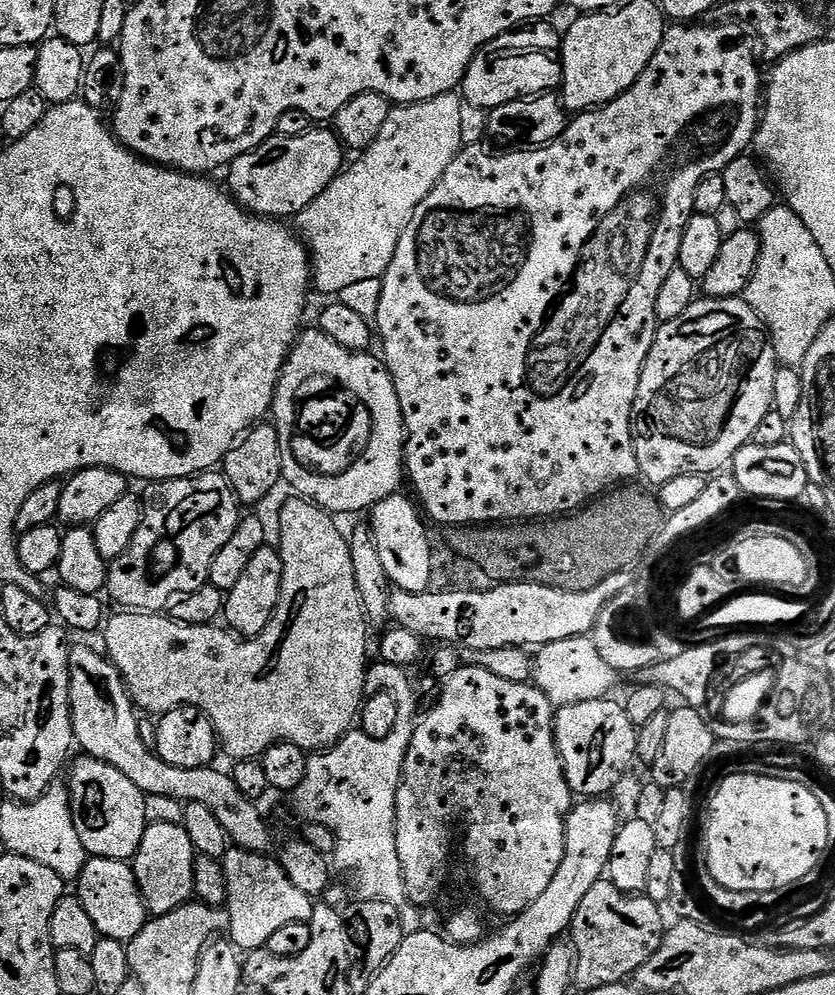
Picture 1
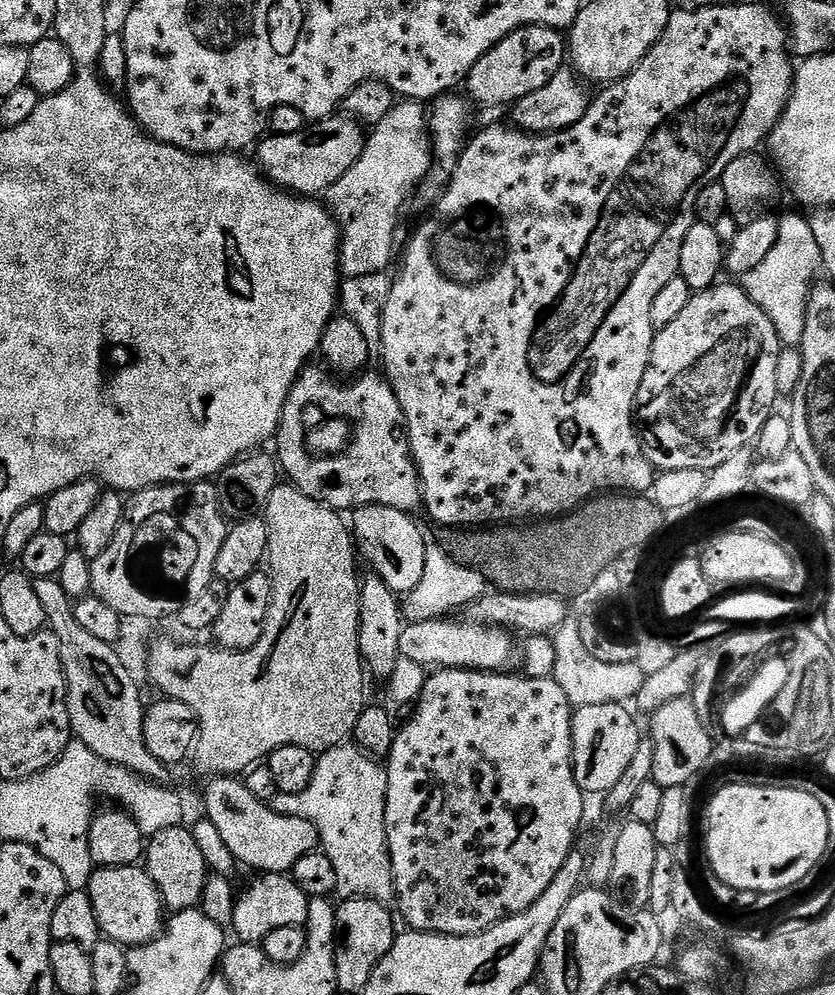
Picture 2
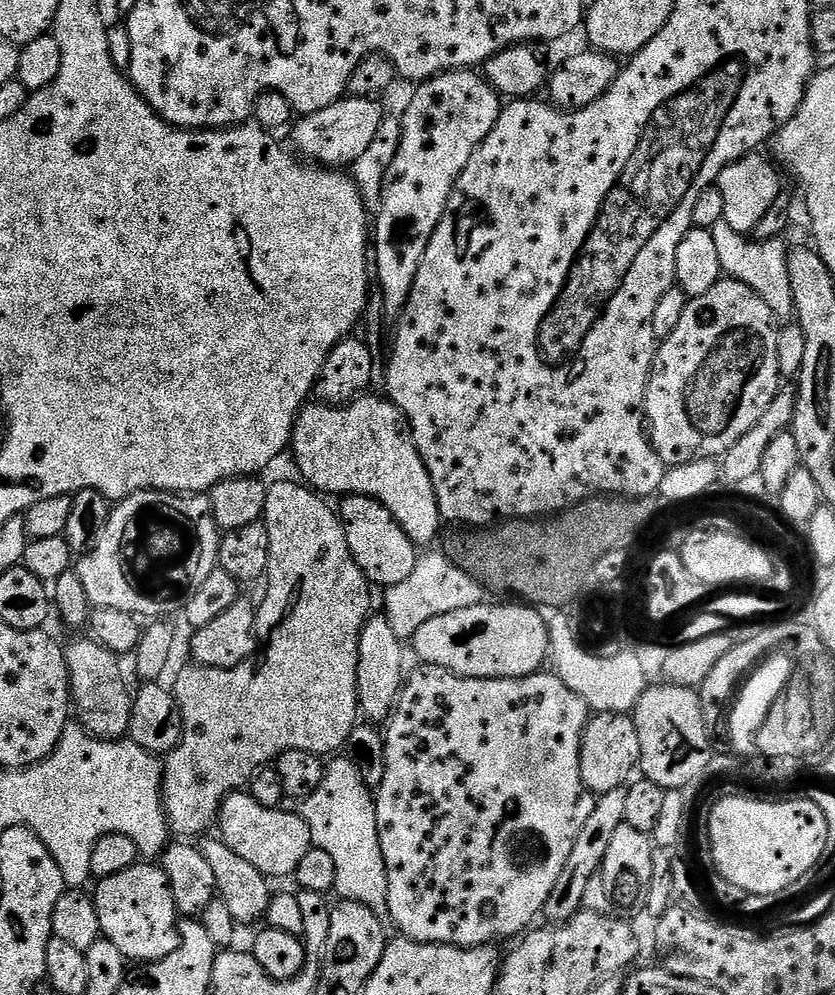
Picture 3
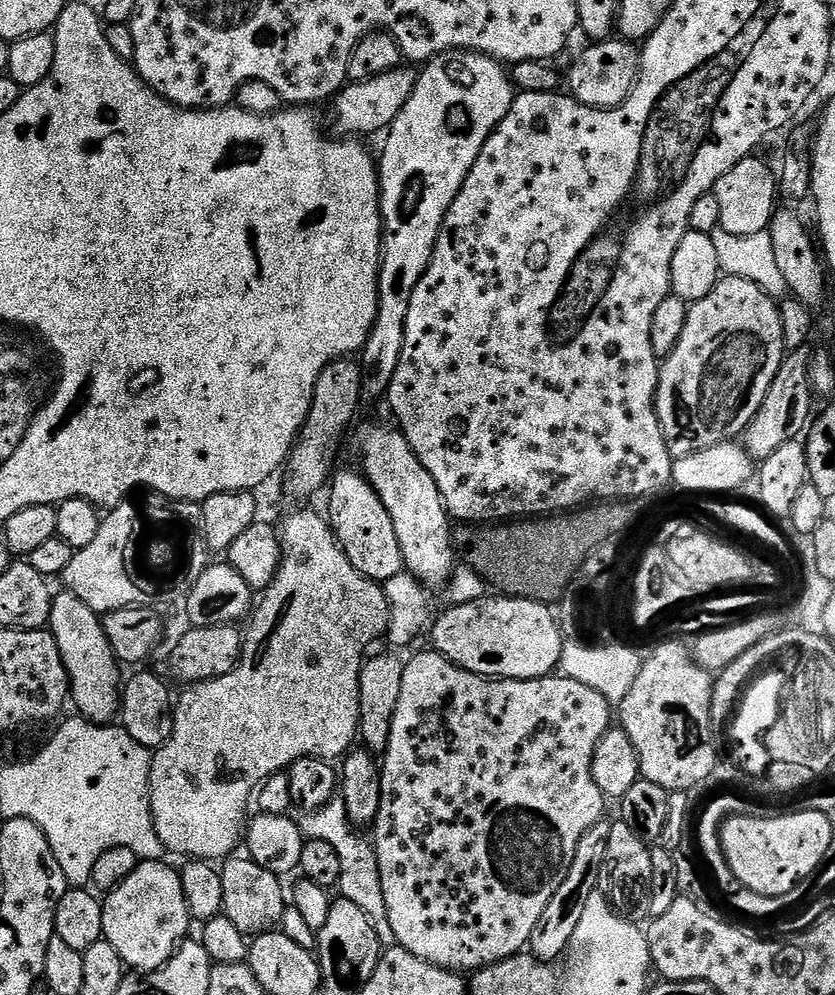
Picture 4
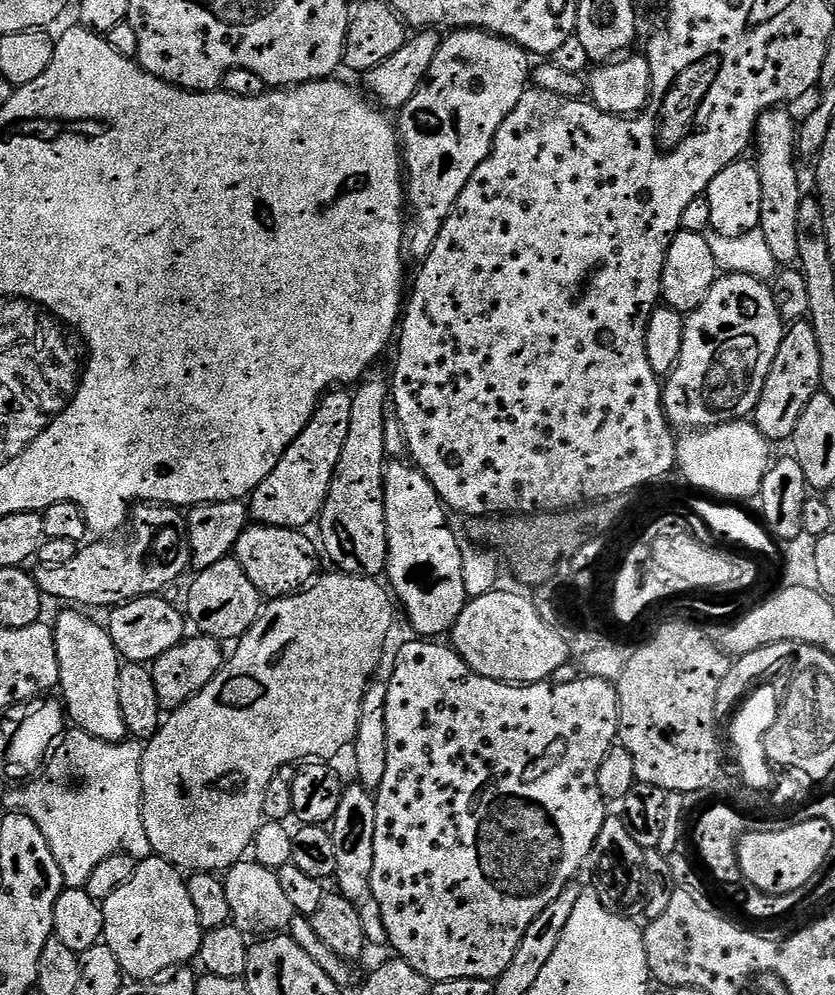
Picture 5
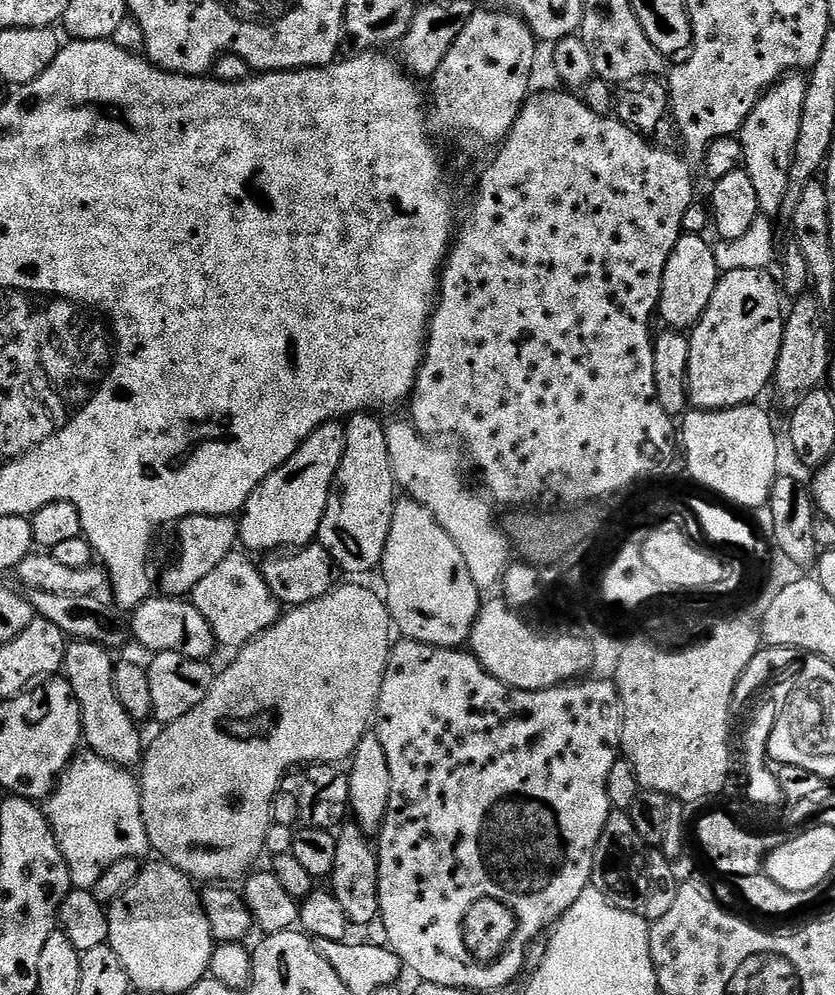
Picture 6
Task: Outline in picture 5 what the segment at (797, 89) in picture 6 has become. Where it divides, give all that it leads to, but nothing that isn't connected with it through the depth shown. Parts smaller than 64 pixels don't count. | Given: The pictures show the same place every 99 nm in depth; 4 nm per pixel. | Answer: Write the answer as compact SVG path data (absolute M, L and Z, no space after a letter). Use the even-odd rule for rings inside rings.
M787 107L771 108L756 124L754 163L761 176L761 216L758 229L766 238L777 265L792 266L800 259L798 250L798 206L802 199L800 176L796 173L797 121L792 121Z

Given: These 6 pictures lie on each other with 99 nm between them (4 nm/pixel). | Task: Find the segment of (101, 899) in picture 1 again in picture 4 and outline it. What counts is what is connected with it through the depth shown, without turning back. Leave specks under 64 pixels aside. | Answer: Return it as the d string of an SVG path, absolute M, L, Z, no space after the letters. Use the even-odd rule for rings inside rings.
M164 860L137 863L134 874L107 893L102 903L103 939L118 950L124 965L137 973L161 968L189 935L190 917L186 894L182 894L182 878Z

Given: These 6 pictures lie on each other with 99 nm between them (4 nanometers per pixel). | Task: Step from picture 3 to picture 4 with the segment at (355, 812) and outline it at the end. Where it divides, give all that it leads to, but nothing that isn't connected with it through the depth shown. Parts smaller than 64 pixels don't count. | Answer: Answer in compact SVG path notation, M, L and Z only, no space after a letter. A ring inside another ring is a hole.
M333 798L328 804L313 812L298 808L291 813L291 817L294 826L298 826L305 840L317 840L334 846L338 854L338 862L342 862L342 874L338 885L339 895L362 909L362 914L366 914L374 934L378 934L380 945L395 945L394 930L390 930L390 914L386 914L386 898L382 898L382 878L378 874L376 849L369 841L367 844L360 837L363 835L350 822L343 800Z

